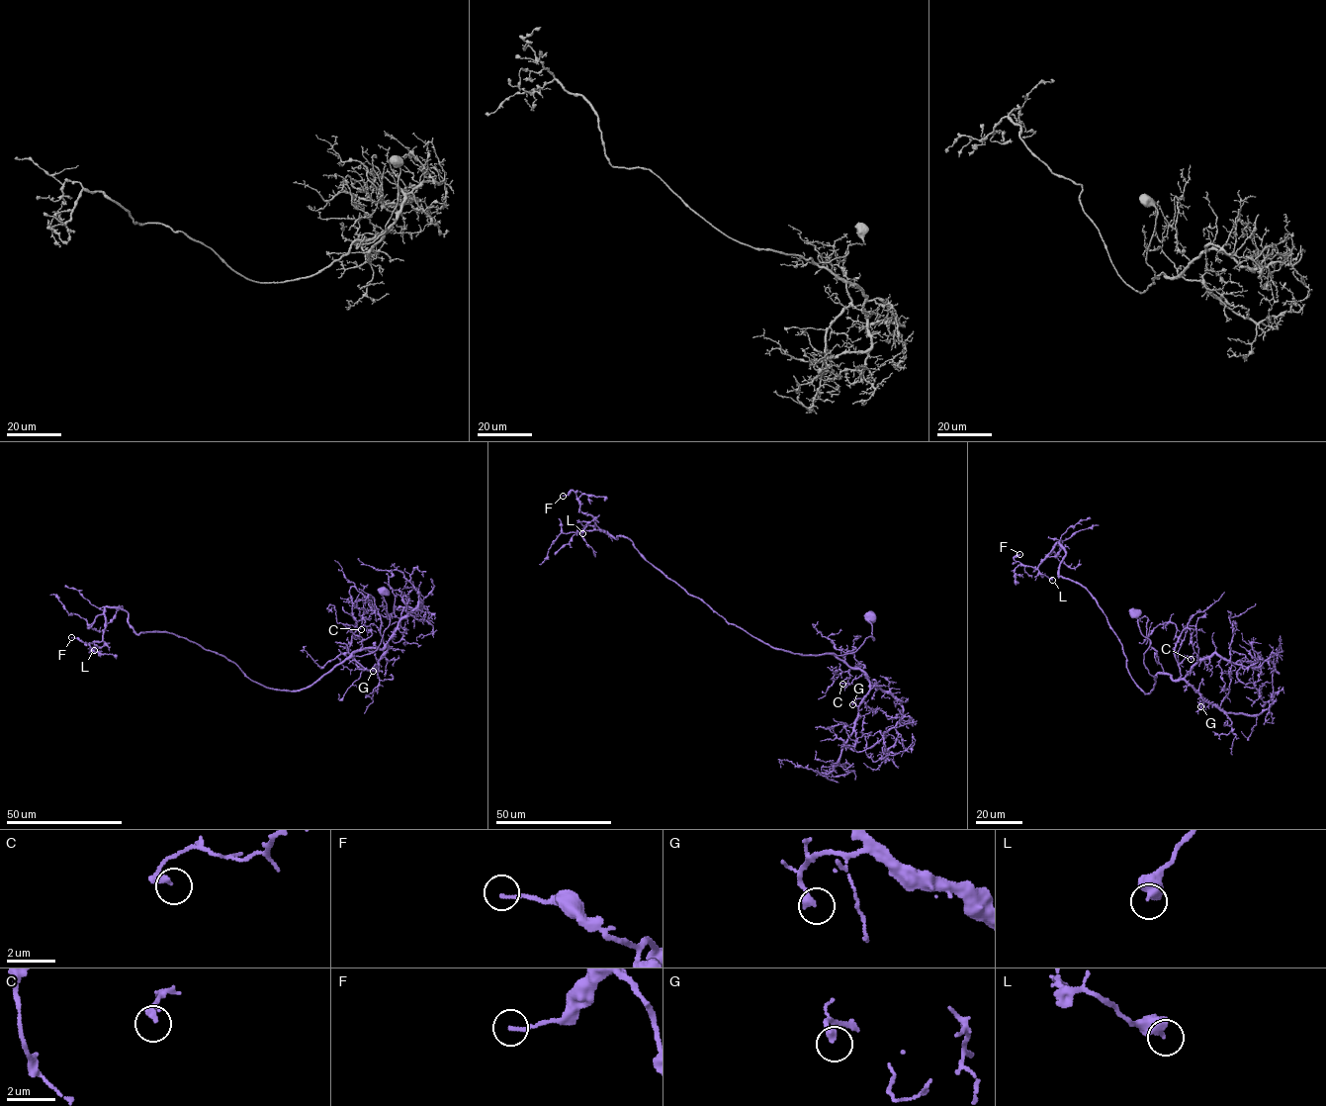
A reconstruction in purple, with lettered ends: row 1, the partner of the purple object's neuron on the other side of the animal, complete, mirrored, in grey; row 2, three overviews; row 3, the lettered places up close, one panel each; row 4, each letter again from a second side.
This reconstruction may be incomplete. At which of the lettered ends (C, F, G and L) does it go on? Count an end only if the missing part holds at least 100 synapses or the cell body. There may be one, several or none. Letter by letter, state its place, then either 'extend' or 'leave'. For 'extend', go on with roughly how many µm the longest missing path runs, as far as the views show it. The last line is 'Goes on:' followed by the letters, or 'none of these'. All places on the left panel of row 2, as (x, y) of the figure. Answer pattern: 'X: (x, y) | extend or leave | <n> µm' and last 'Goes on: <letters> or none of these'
C: (361, 629) | leave
F: (71, 637) | leave
G: (373, 671) | leave
L: (94, 650) | leave
Goes on: none of these

